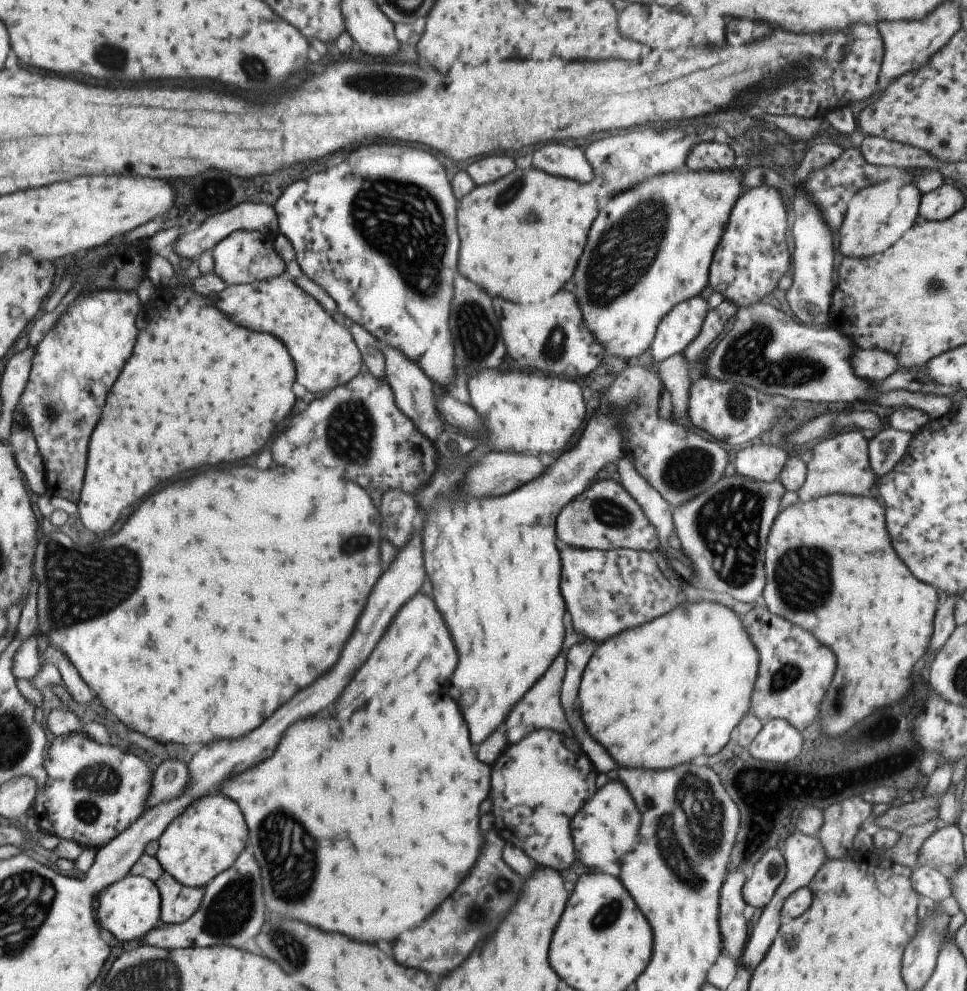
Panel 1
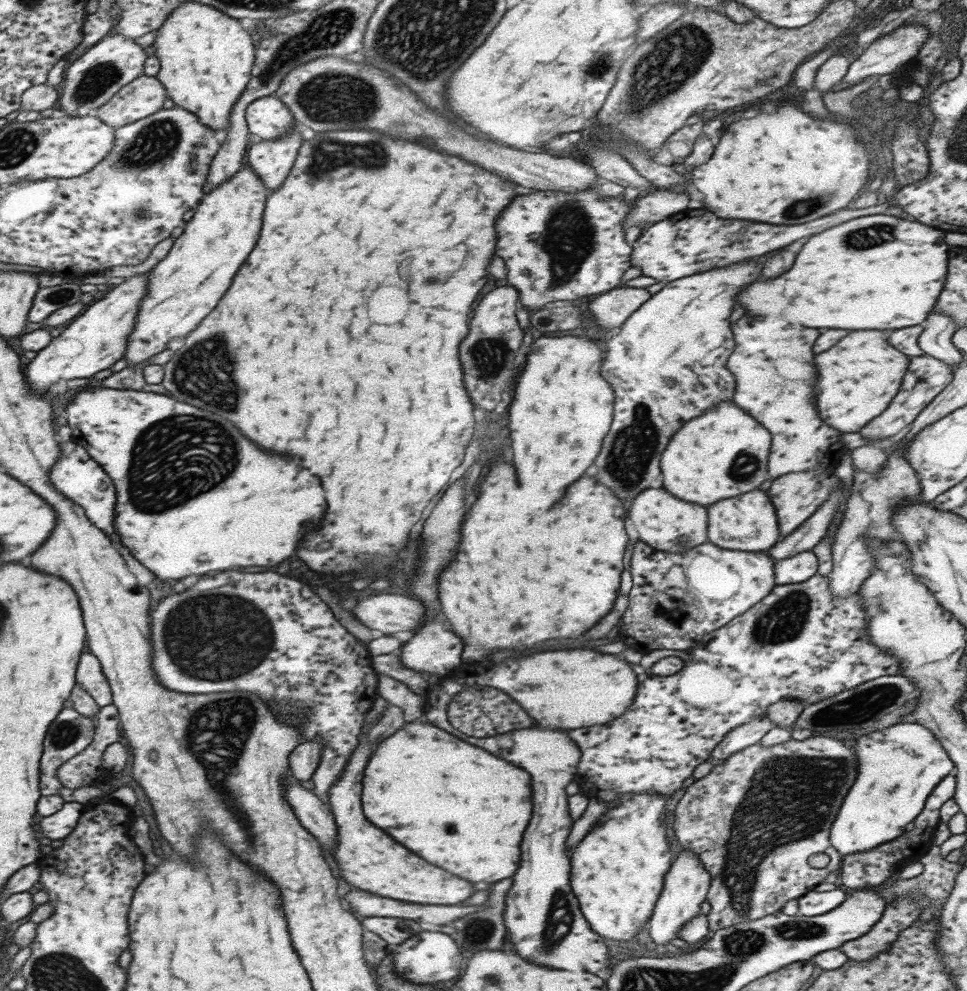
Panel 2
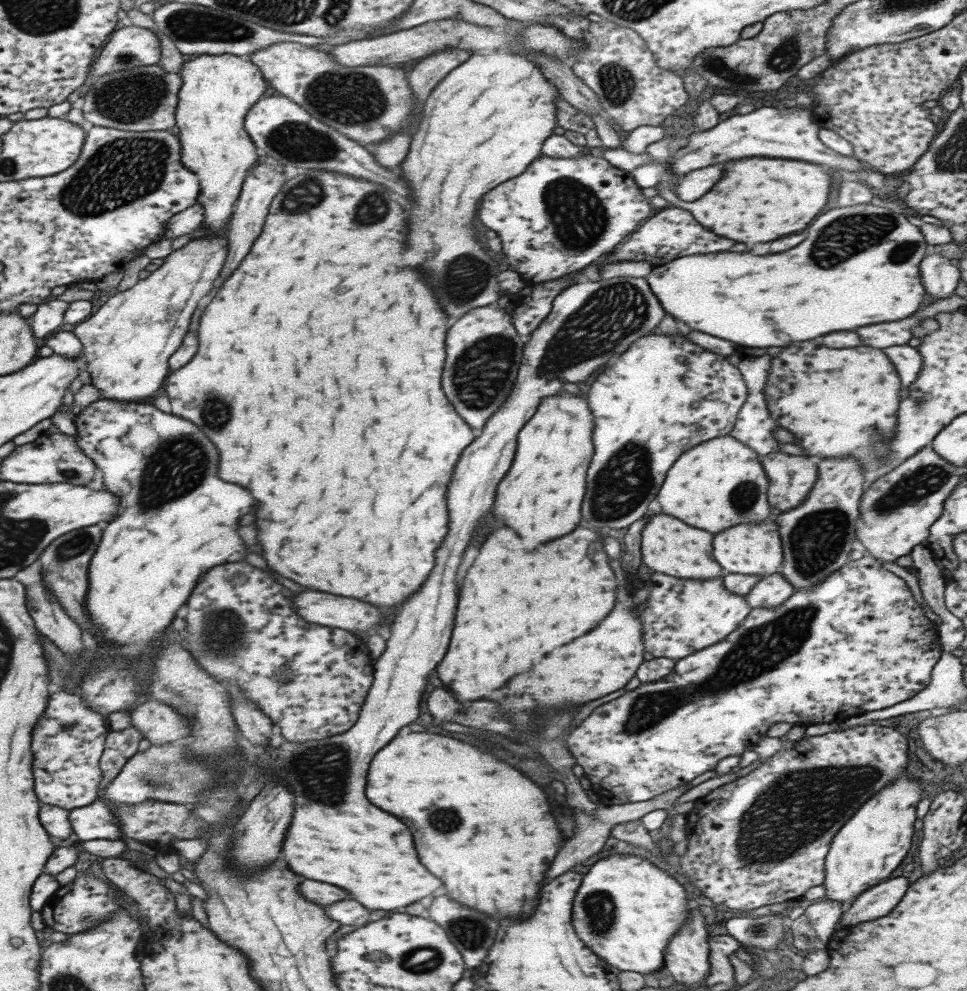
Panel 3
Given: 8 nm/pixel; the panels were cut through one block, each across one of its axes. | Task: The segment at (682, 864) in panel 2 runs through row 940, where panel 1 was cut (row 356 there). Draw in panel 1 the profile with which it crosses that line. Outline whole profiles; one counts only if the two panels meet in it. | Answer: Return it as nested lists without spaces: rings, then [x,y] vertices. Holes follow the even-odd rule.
[[[699,296],[685,300],[669,310],[669,314],[659,322],[651,342],[651,360],[663,362],[673,354],[683,352],[701,334],[707,312],[709,304]]]

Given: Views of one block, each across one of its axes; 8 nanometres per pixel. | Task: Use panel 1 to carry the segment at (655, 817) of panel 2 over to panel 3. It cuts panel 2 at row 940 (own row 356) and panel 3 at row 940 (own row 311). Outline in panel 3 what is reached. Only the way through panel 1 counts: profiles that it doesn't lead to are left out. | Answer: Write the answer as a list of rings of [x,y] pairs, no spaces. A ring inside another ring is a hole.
[[[607,856],[595,862],[577,888],[571,912],[573,932],[603,962],[635,974],[665,968],[669,938],[689,922],[691,900],[685,890],[659,868],[635,856]]]

